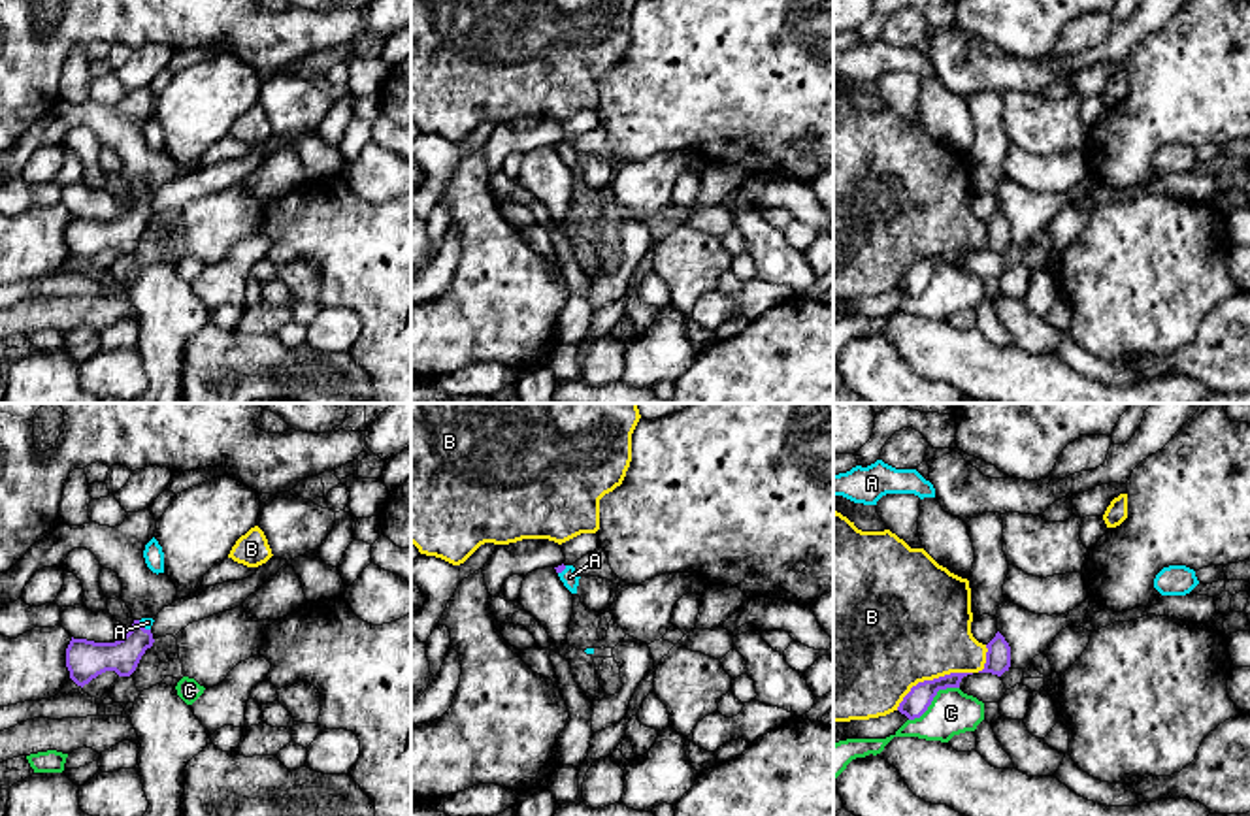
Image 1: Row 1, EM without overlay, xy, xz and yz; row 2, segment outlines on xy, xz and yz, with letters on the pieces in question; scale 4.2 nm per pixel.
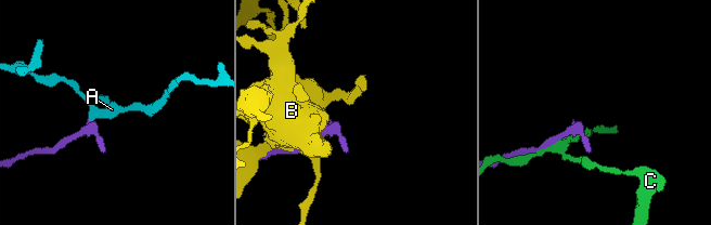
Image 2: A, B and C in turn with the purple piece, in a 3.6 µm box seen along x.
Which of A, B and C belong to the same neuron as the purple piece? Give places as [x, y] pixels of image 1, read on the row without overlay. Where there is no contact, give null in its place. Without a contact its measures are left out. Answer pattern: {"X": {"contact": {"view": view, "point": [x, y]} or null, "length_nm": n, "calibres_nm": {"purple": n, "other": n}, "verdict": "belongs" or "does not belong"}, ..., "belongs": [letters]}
{"A": {"contact": {"view": "xy", "point": [142, 204]}, "length_nm": 70, "calibres_nm": {"purple": 140, "other": 50}, "verdict": "belongs"}, "B": {"contact": {"view": "yz", "point": [930, 259]}, "length_nm": 360, "calibres_nm": {"purple": 110, "other": 480}, "verdict": "does not belong"}, "C": {"contact": {"view": "yz", "point": [932, 277]}, "length_nm": 260, "calibres_nm": {"purple": 110, "other": 190}, "verdict": "does not belong"}, "belongs": ["A"]}

